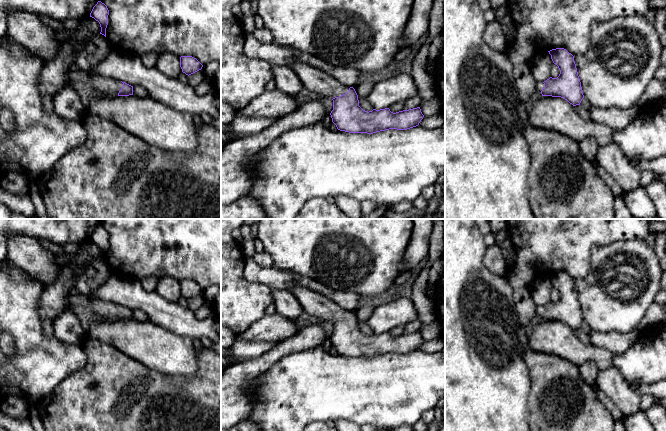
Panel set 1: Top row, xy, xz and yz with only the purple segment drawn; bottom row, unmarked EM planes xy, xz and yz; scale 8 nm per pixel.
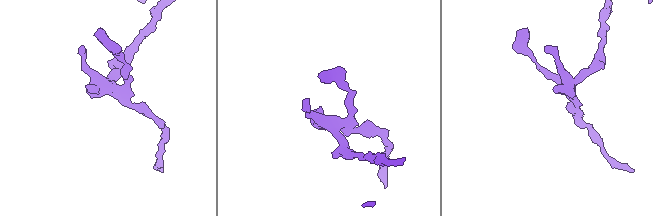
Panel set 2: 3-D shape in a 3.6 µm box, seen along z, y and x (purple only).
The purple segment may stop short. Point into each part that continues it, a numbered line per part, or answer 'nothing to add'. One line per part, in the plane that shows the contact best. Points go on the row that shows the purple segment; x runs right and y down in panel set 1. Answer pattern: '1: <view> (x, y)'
1: xz (314, 80)

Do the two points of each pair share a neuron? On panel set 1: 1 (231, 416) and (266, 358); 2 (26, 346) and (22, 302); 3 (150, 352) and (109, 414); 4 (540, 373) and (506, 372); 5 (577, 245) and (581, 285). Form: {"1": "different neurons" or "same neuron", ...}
{"1": "same neuron", "2": "same neuron", "3": "different neurons", "4": "different neurons", "5": "different neurons"}

